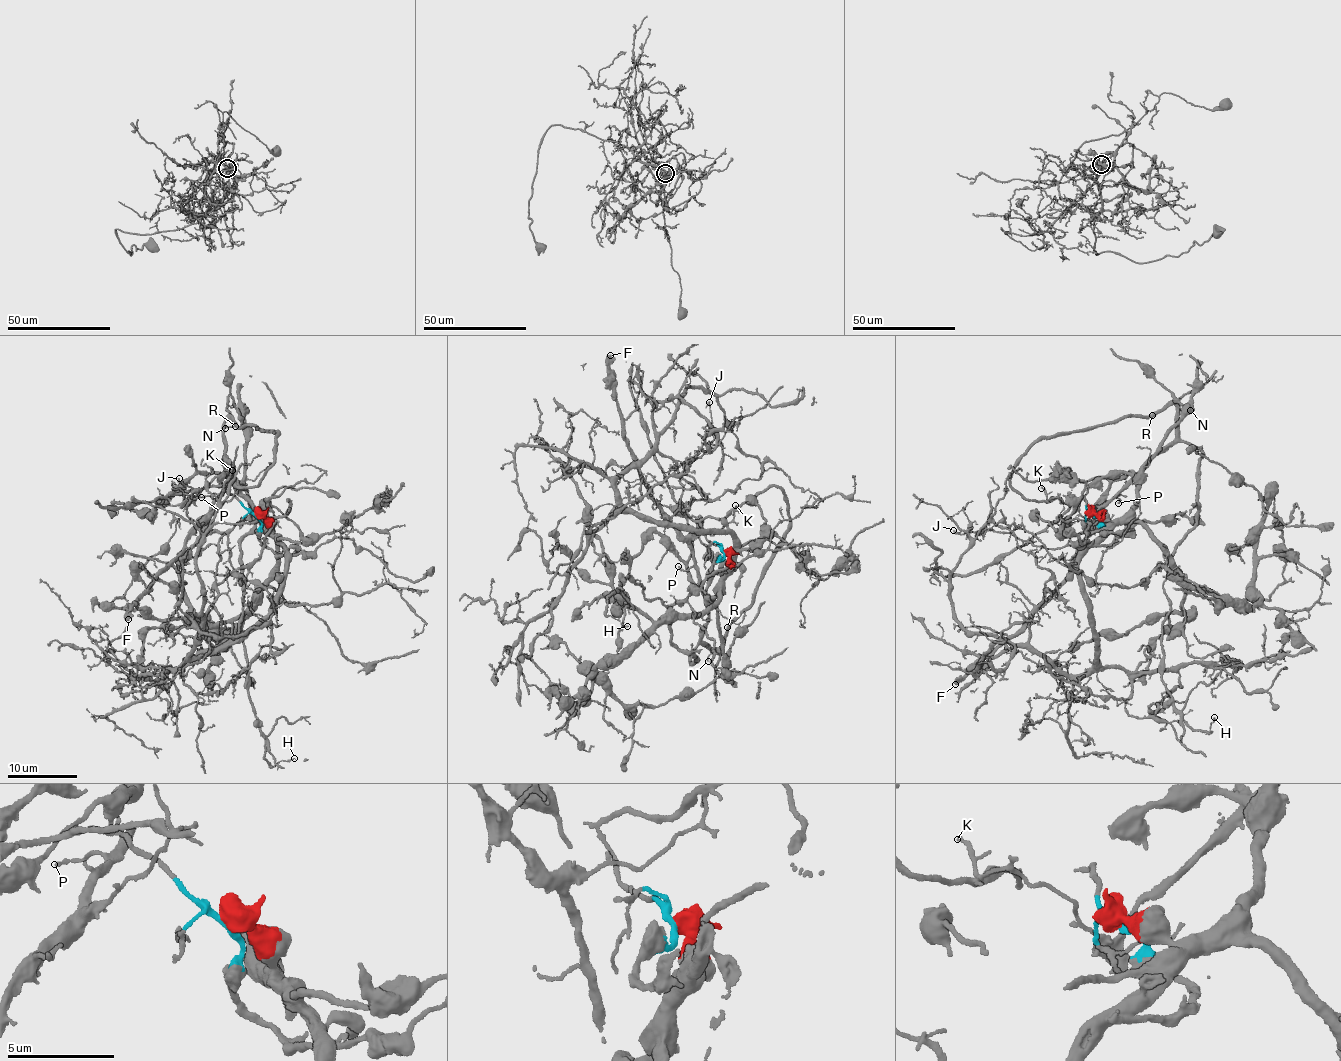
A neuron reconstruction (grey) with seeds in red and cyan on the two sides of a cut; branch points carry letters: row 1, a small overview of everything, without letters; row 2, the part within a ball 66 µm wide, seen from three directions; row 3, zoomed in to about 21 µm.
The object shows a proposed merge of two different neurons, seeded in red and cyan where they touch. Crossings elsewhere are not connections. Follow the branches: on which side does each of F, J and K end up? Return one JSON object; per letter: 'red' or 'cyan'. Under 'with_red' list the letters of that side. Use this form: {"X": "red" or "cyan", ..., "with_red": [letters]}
{"F": "cyan", "J": "cyan", "K": "cyan", "with_red": []}

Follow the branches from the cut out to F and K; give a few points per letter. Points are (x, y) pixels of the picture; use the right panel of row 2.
F: (1093, 514), (1083, 496), (1061, 503), (1050, 498), (1079, 509), (1090, 529), (1086, 540), (1045, 600), (954, 683)
K: (1093, 514), (1083, 496), (1061, 503), (1040, 488)

